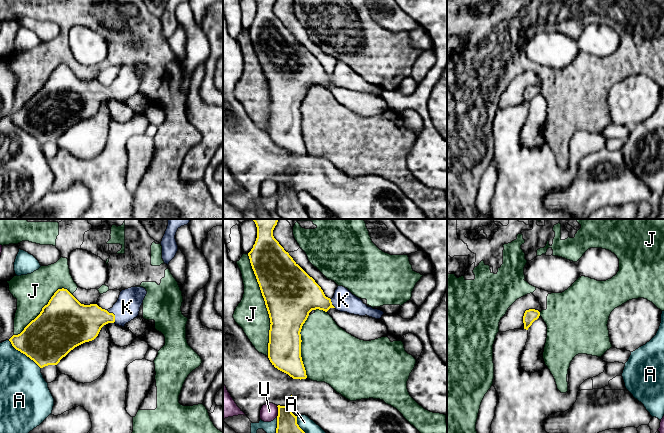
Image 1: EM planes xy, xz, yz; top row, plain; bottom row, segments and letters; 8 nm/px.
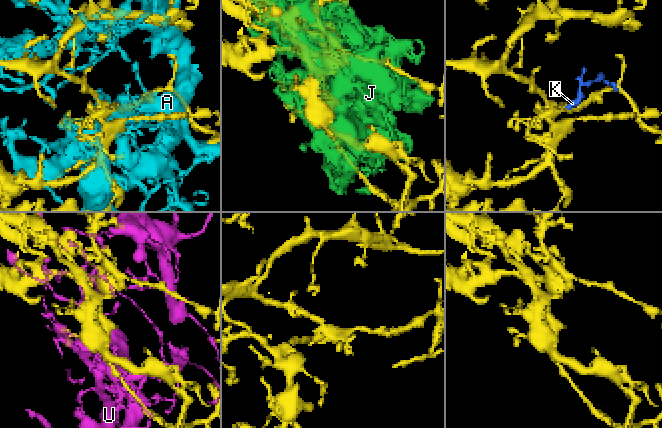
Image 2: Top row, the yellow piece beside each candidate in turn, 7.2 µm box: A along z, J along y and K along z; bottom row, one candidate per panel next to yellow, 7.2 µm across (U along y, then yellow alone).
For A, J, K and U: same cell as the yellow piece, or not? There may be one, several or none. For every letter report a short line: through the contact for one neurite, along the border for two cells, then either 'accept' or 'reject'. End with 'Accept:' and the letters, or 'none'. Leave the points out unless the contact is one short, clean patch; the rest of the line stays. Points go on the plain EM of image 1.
A: reject
J: reject
K: line xy (84, 98), (93, 93), (114, 91), (120, 90), (127, 83); accept
U: reject
Accept: K

